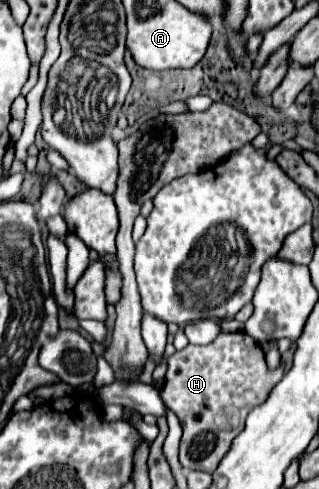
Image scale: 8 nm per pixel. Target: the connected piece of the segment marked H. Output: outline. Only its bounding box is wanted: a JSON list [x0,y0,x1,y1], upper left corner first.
[160,333,282,471]

